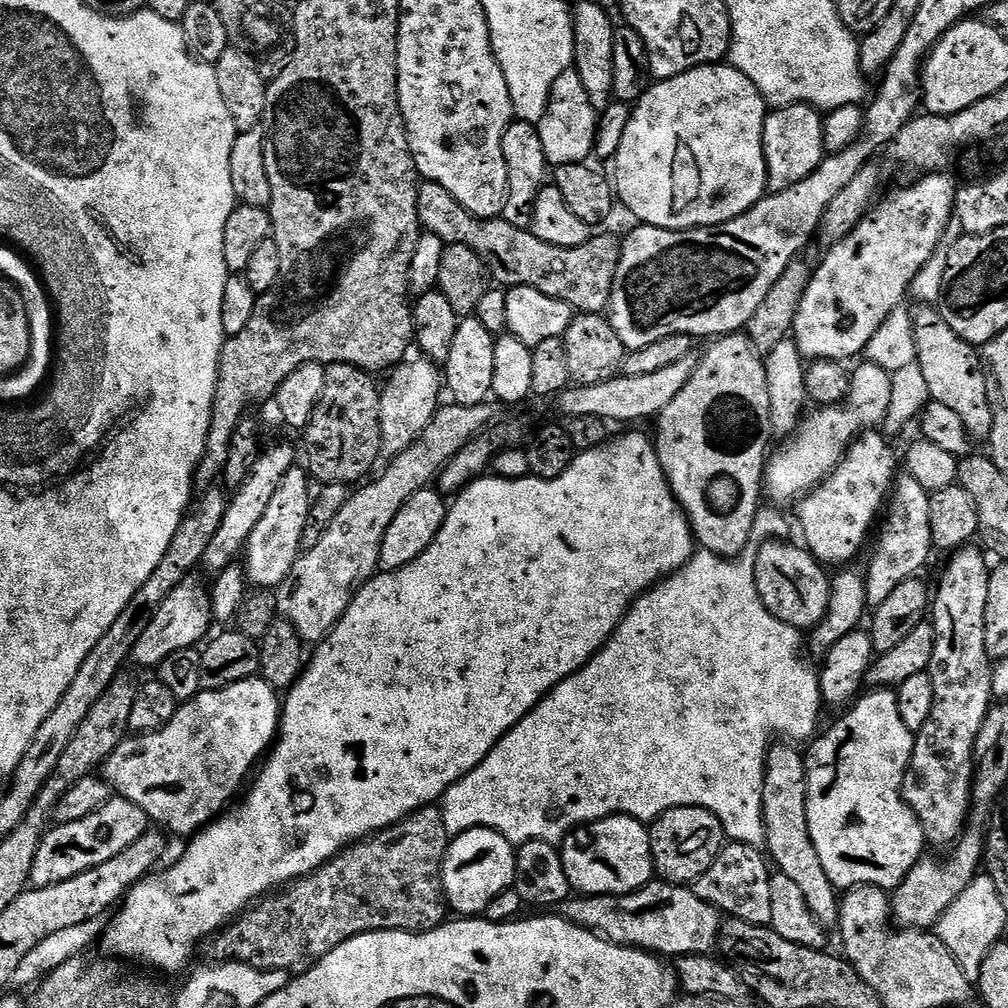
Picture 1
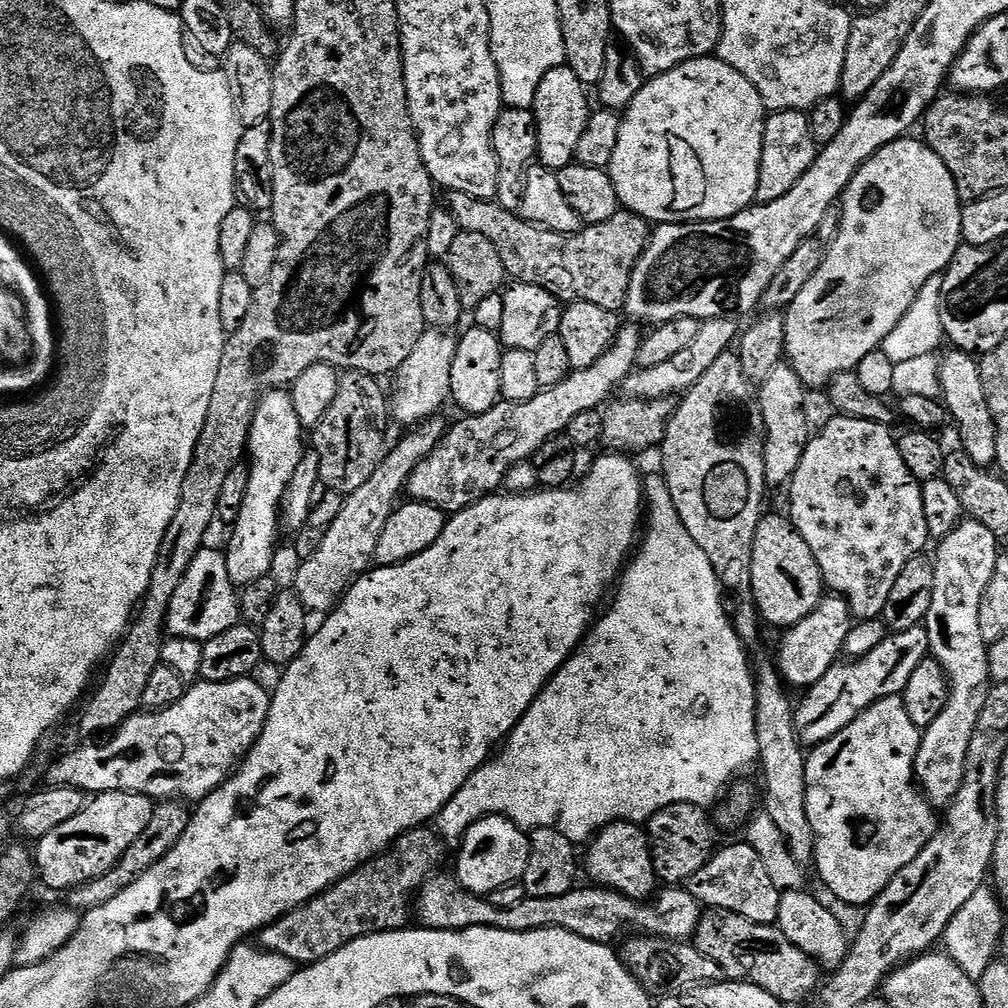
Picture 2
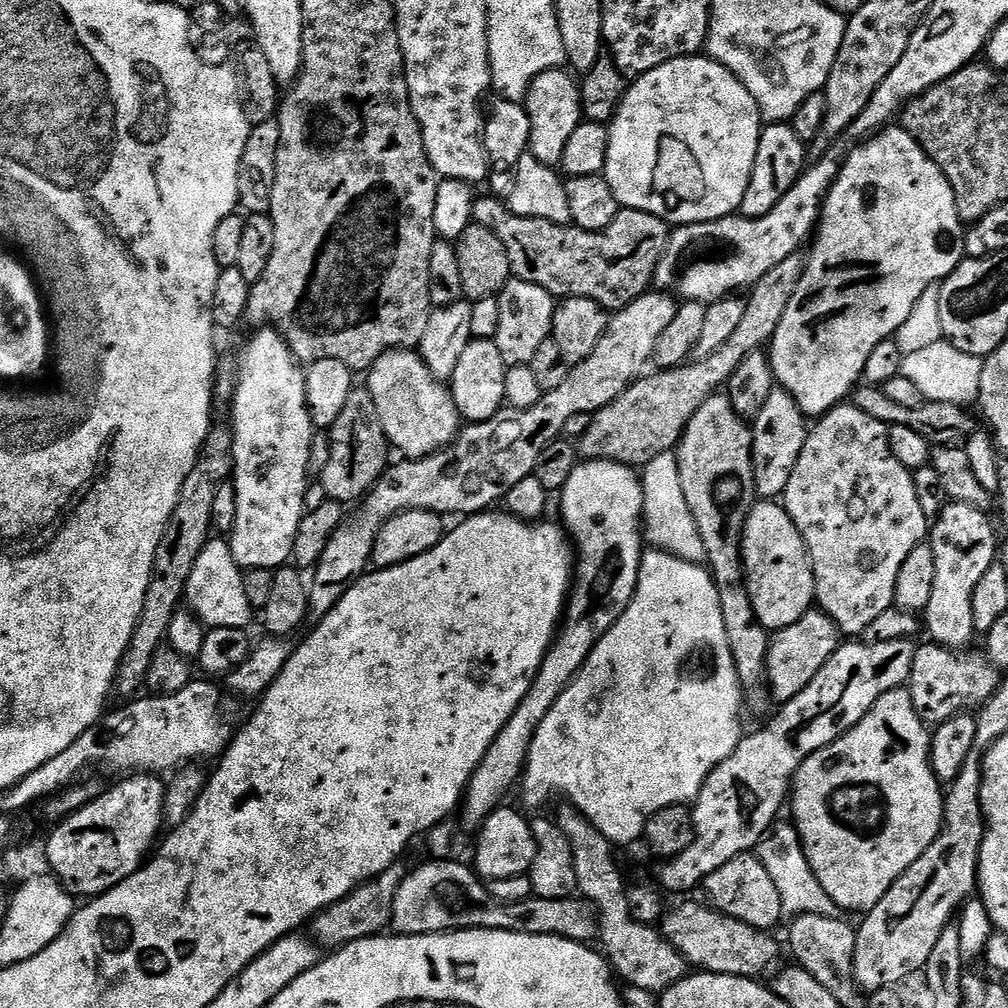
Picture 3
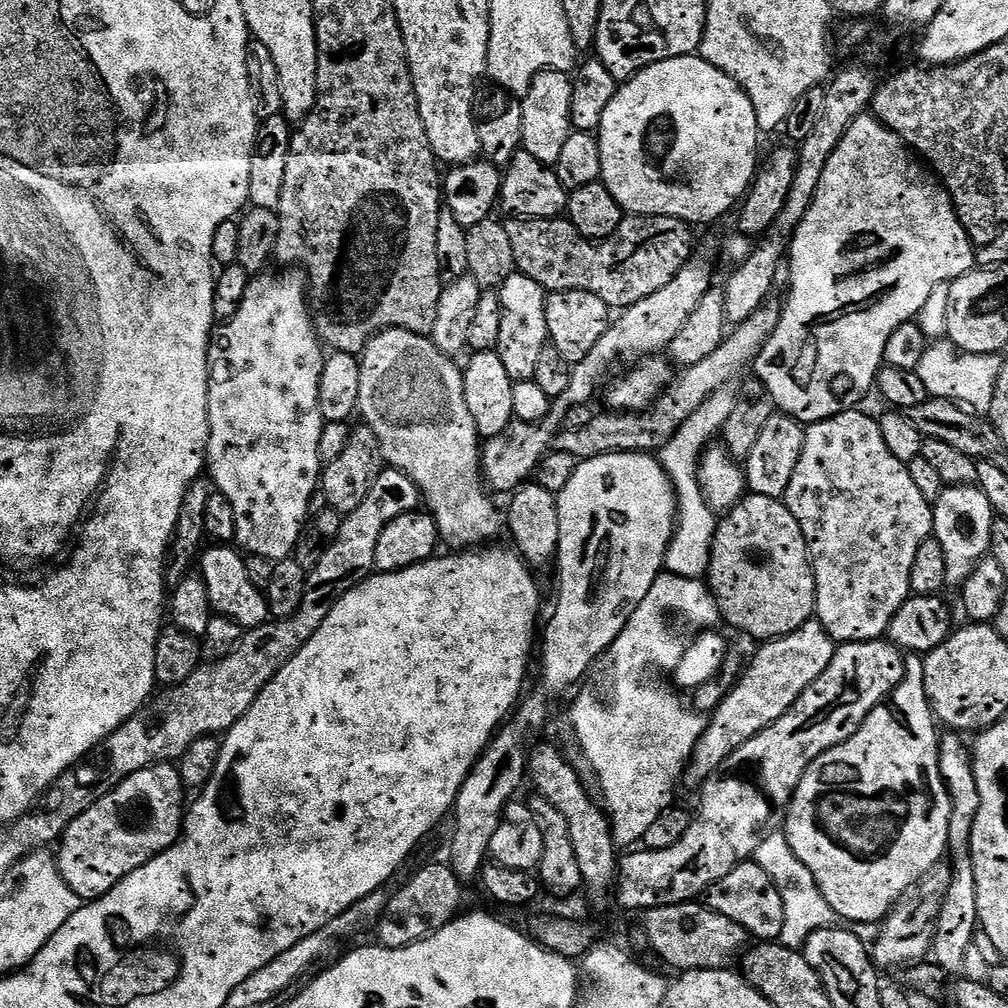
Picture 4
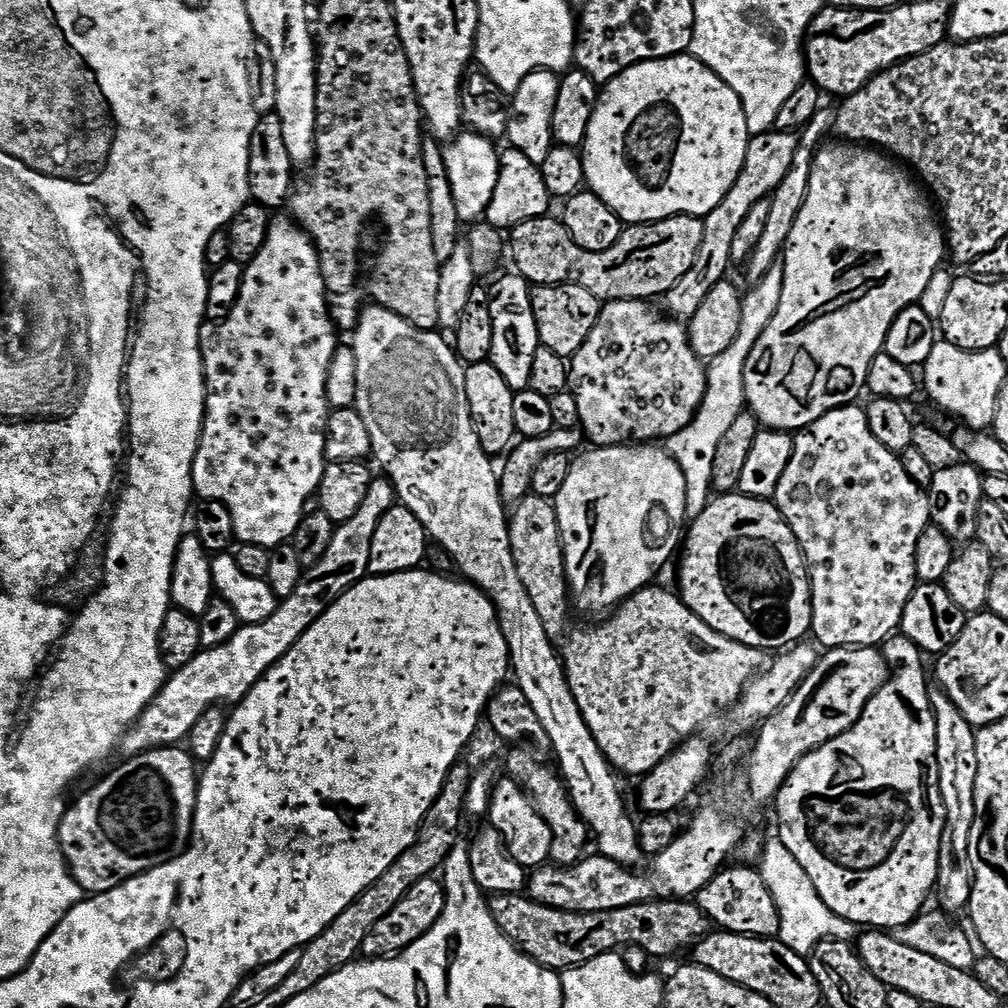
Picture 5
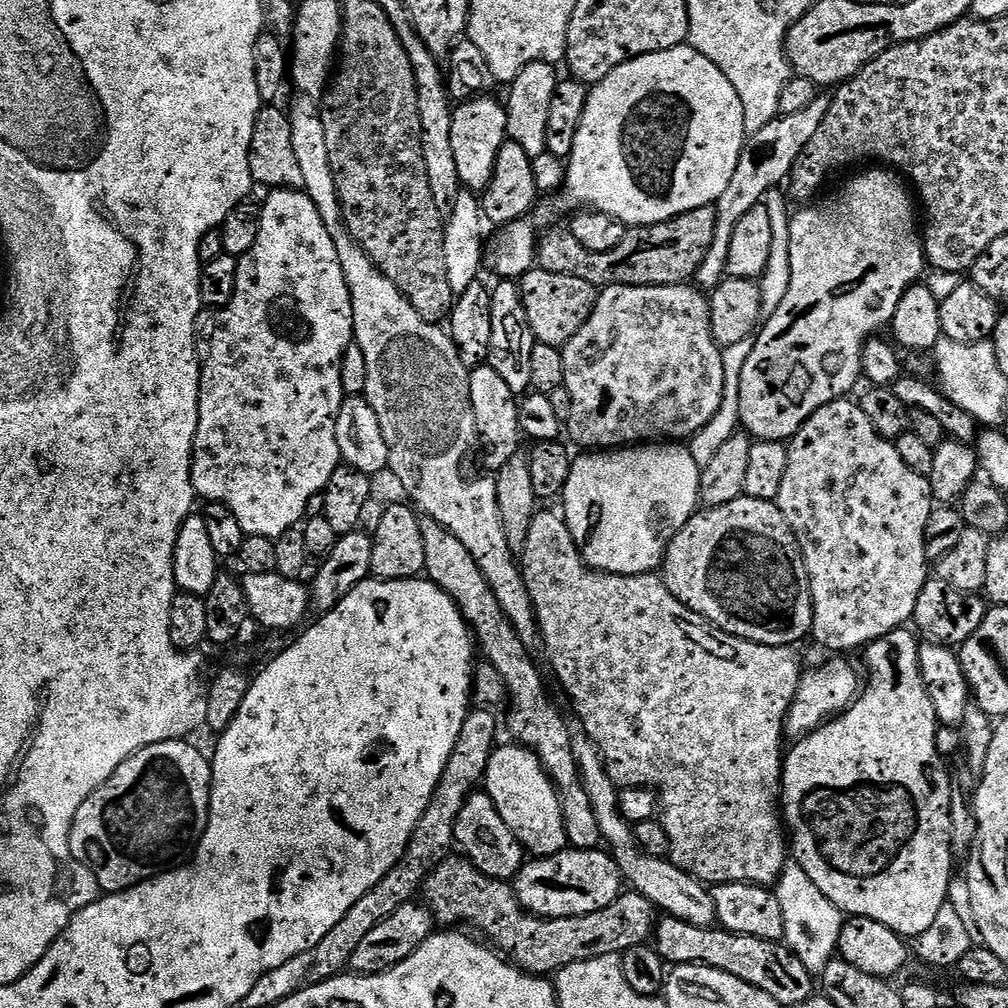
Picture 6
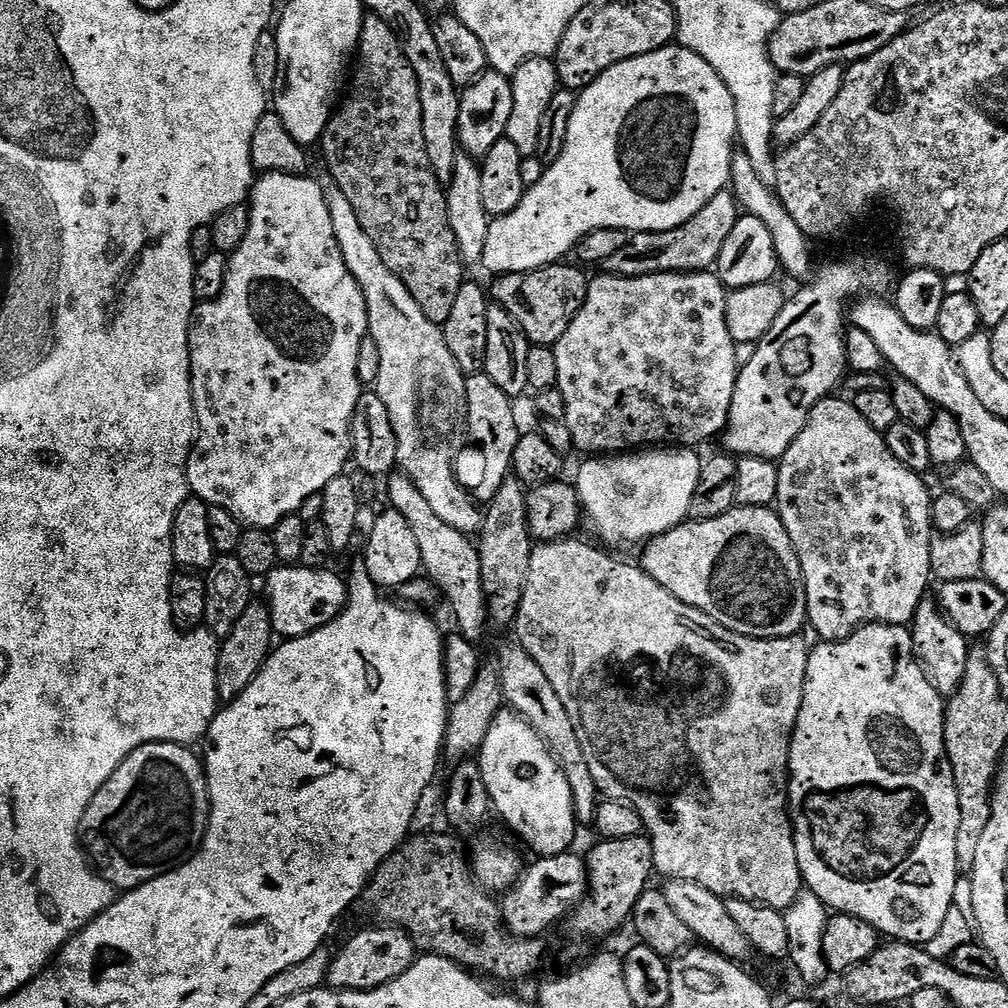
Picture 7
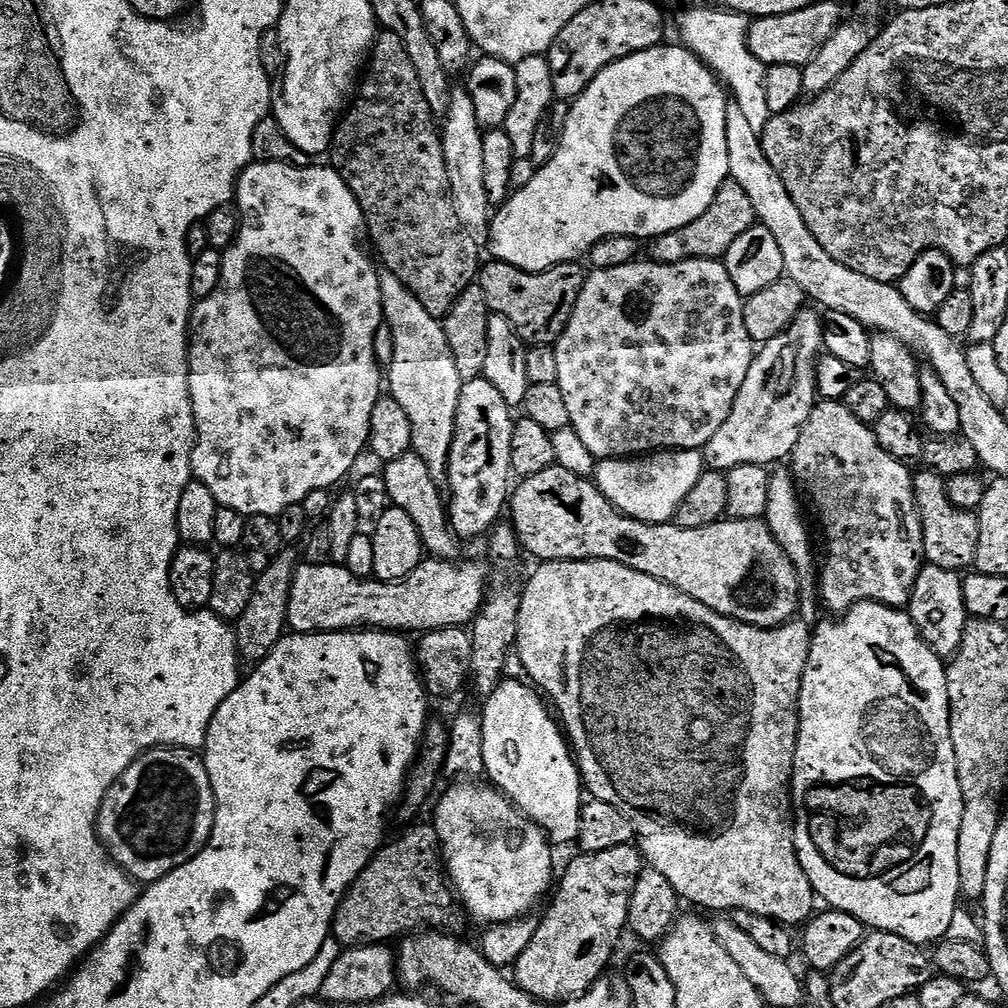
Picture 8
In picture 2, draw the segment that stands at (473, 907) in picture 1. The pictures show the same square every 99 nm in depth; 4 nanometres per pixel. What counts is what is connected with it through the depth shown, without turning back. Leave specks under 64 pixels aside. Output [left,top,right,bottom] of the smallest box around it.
[454,816,530,898]

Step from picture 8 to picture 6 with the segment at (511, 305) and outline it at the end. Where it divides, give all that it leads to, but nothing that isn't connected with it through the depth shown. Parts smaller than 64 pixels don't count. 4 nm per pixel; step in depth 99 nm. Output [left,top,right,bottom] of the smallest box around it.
[518,266,598,349]

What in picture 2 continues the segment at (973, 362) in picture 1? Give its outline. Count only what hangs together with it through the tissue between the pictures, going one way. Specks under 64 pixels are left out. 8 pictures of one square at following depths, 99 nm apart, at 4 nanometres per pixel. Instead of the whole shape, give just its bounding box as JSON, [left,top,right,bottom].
[940,350,998,469]

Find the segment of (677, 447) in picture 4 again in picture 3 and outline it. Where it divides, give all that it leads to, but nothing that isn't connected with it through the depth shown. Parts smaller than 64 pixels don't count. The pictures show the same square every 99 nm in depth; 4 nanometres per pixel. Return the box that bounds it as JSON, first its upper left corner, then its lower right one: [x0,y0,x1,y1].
[641,451,705,563]

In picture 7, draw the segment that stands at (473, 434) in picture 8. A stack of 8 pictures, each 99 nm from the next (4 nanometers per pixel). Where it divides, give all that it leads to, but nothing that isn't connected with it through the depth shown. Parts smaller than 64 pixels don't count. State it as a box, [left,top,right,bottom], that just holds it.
[466,374,522,502]

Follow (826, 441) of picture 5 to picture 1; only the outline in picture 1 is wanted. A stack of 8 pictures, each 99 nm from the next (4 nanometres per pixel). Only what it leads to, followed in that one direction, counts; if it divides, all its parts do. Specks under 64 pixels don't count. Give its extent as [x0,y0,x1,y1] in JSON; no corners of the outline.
[798,430,933,606]

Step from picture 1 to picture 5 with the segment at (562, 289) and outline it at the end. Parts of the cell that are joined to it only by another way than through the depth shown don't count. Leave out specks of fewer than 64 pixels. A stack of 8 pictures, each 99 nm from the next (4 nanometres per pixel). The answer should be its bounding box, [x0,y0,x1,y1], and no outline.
[510,215,704,302]

